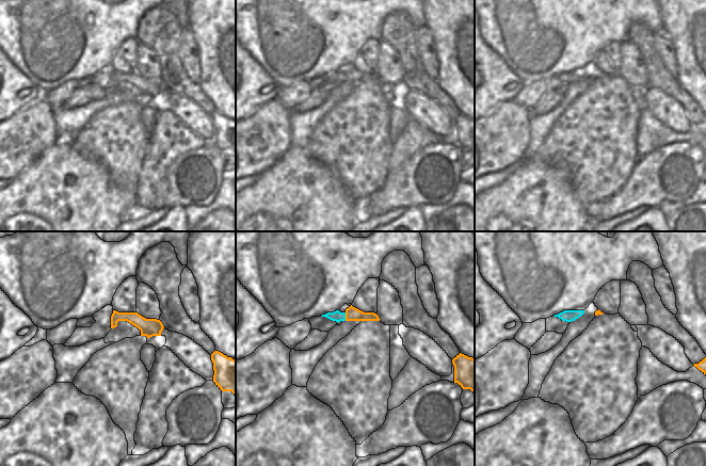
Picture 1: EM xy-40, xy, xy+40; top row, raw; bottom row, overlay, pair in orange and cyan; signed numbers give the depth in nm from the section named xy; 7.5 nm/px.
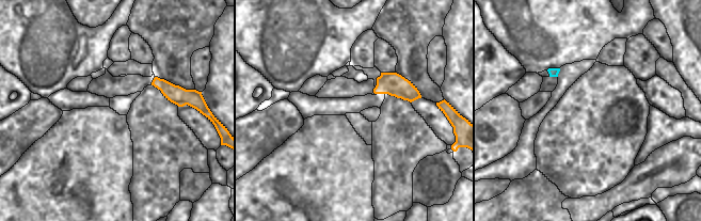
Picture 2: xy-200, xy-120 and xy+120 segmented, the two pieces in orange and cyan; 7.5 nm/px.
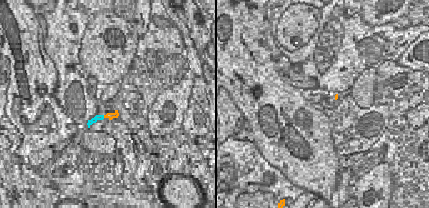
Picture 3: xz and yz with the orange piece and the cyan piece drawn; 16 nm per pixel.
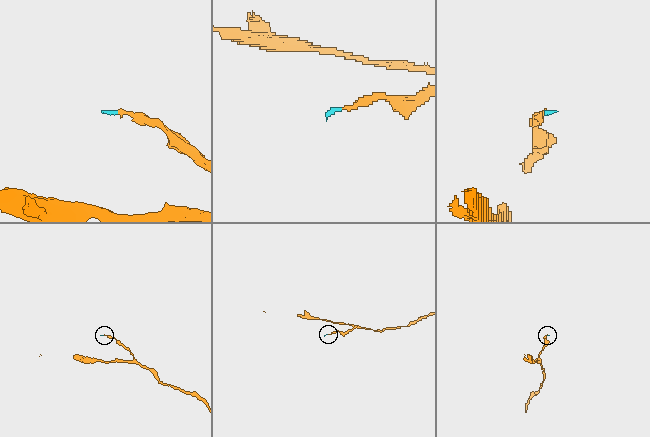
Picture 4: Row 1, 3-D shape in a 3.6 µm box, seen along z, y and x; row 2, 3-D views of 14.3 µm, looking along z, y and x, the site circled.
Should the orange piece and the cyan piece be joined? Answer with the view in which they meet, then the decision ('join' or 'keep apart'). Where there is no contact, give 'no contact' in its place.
meets orange in xy; join

